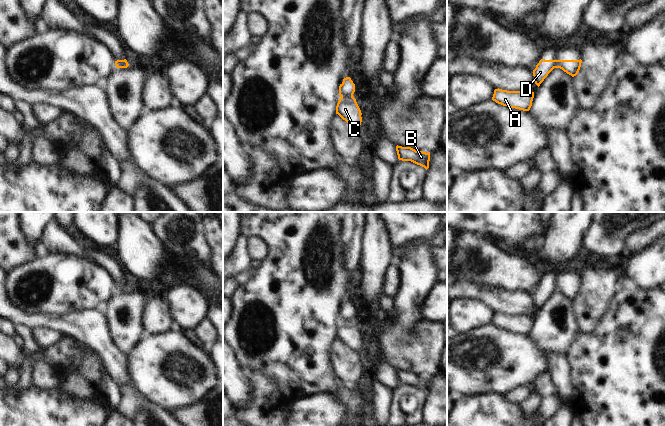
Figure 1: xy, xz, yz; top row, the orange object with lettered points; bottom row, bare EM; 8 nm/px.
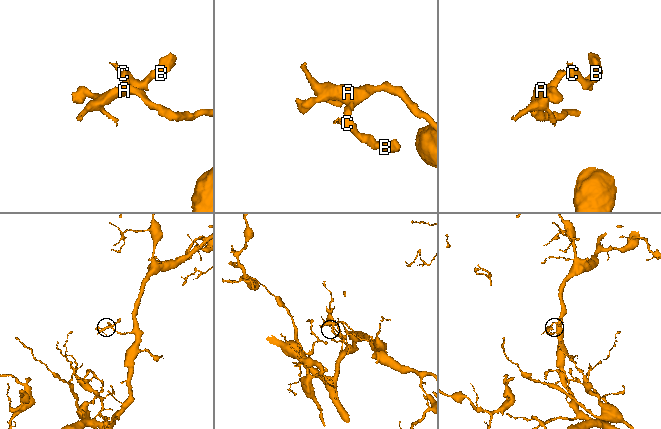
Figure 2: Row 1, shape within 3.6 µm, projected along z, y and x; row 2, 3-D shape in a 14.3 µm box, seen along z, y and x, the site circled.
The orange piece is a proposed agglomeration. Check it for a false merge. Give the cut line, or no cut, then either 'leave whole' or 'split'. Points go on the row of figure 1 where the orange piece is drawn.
xz (352, 95), (341, 98) | split

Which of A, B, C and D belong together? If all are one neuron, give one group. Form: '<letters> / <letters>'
A D / B C

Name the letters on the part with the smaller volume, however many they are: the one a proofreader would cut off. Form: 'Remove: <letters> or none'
Remove: B, C

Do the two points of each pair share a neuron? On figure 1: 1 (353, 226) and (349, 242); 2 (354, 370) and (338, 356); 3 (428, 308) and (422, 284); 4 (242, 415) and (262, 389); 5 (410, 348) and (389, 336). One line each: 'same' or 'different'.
1: same
2: same
3: different
4: same
5: same

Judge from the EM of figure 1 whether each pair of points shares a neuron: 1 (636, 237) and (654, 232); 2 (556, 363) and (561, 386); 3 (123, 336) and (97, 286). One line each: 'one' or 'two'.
1: one
2: one
3: two

